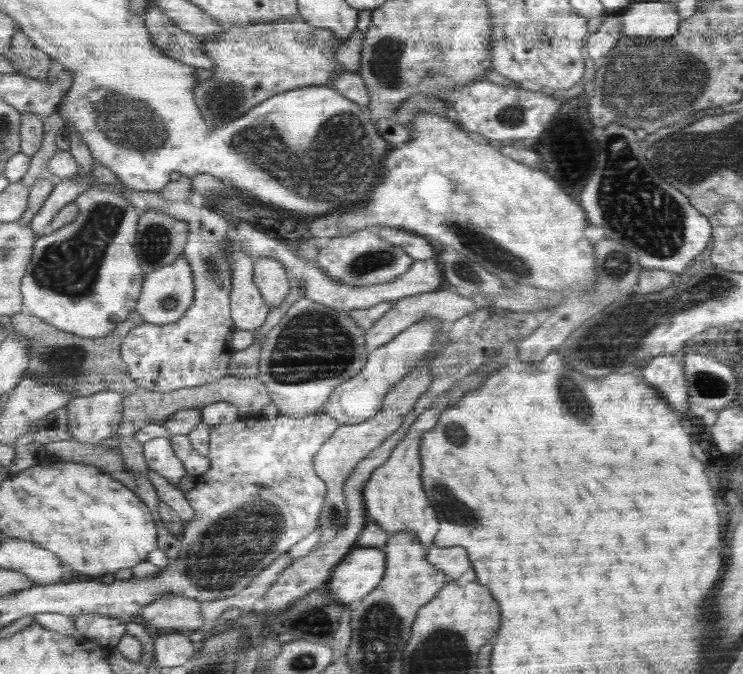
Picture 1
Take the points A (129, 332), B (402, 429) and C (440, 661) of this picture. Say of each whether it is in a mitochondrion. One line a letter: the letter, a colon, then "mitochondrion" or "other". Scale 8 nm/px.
A: other
B: other
C: mitochondrion

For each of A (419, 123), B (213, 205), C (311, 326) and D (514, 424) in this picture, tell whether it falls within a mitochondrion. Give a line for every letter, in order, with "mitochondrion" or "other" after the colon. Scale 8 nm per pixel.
A: other
B: other
C: mitochondrion
D: other

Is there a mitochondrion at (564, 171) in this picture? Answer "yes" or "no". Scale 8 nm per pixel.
no

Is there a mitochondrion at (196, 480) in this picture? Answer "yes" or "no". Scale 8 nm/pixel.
no

